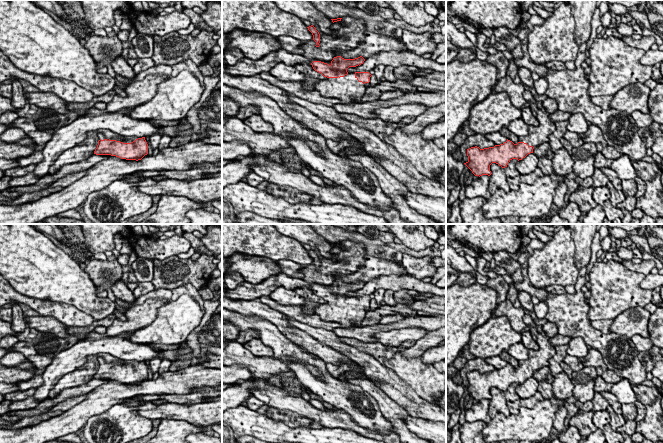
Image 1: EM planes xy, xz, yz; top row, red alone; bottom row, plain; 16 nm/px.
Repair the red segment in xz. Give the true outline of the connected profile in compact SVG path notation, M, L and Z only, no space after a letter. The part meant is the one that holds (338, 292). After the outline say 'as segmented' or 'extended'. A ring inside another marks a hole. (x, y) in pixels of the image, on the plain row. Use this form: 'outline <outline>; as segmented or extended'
outline M337 280L333 282L330 289L313 285L311 287L313 293L325 301L315 308L315 313L323 321L337 322L343 327L361 326L366 312L370 310L372 299L369 296L348 297L347 293L360 290L364 285L362 280L355 283Z; extended

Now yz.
outline M545 332L538 333L537 343L539 349L528 350L529 358L519 361L519 366L514 368L508 364L494 371L480 373L471 371L467 373L468 385L464 387L475 400L491 399L490 389L496 387L502 392L507 391L512 383L522 384L533 373L548 366L548 361L555 355L555 347L549 342L550 337Z; extended

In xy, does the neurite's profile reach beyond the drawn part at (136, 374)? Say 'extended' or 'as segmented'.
extended

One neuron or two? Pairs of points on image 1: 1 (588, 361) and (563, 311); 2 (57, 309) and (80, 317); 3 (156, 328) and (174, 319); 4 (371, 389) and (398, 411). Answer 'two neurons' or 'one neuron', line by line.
1: two neurons
2: one neuron
3: one neuron
4: one neuron

